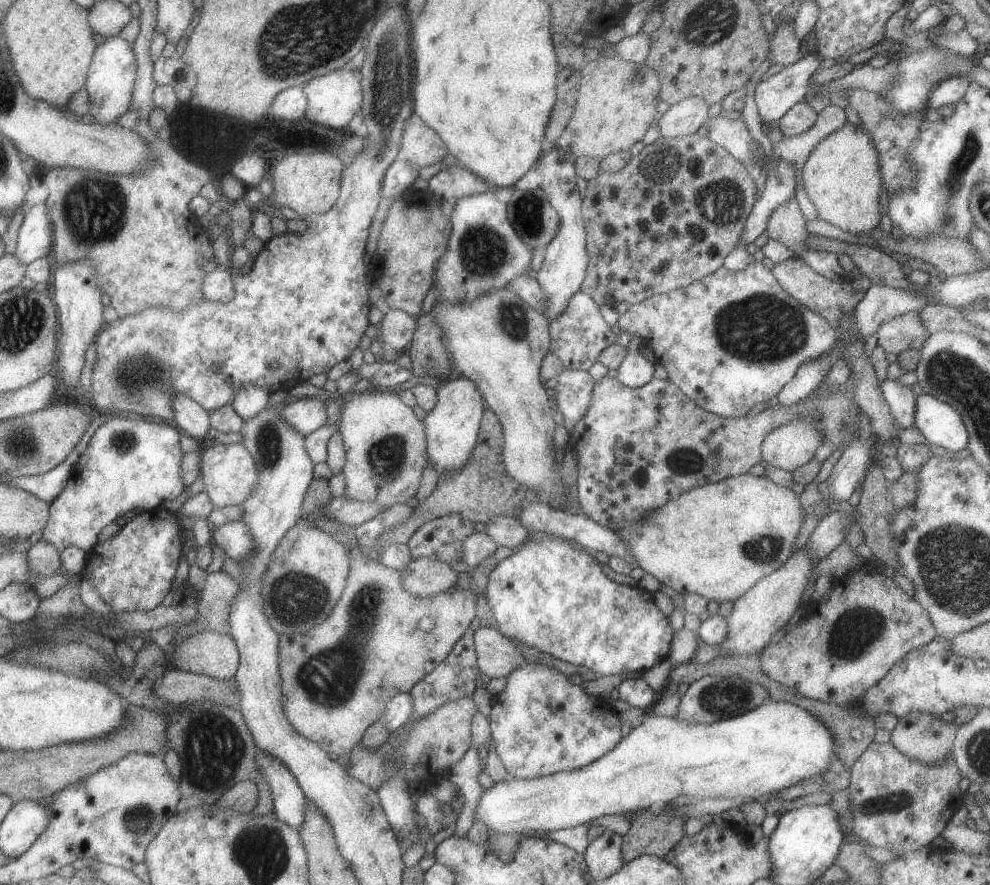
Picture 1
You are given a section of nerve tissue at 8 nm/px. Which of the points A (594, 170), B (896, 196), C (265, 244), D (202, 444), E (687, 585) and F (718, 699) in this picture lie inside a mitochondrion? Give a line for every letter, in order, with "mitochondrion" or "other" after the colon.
A: other
B: other
C: other
D: other
E: other
F: mitochondrion

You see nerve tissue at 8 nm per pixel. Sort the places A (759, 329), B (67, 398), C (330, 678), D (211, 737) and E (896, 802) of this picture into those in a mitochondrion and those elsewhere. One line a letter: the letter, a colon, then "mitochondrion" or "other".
A: mitochondrion
B: other
C: mitochondrion
D: mitochondrion
E: mitochondrion

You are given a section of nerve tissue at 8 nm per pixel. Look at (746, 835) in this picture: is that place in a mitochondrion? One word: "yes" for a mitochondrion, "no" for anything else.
no

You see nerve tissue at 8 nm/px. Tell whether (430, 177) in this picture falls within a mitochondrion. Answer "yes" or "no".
no

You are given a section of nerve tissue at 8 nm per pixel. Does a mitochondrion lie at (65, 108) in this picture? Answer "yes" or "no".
no

